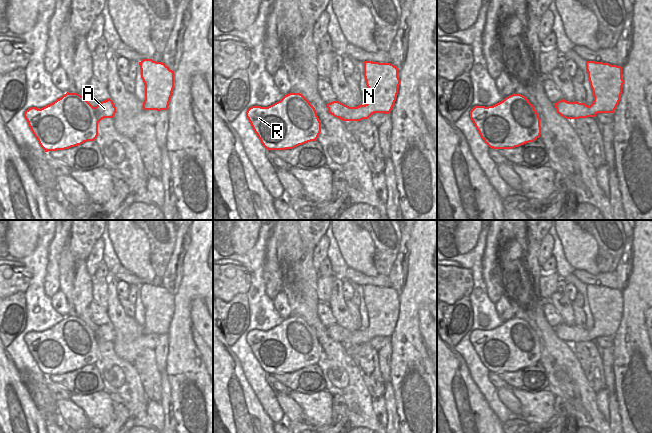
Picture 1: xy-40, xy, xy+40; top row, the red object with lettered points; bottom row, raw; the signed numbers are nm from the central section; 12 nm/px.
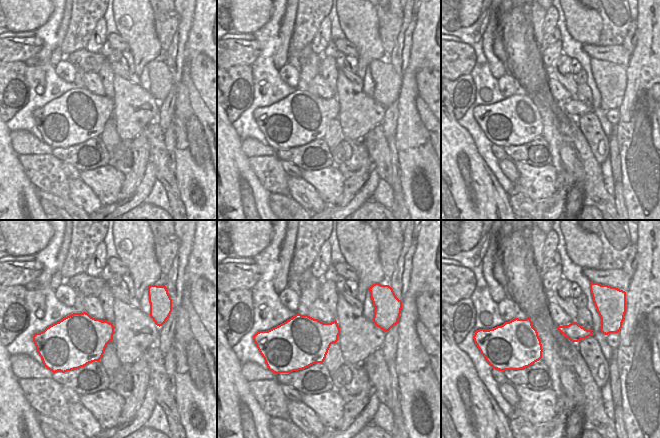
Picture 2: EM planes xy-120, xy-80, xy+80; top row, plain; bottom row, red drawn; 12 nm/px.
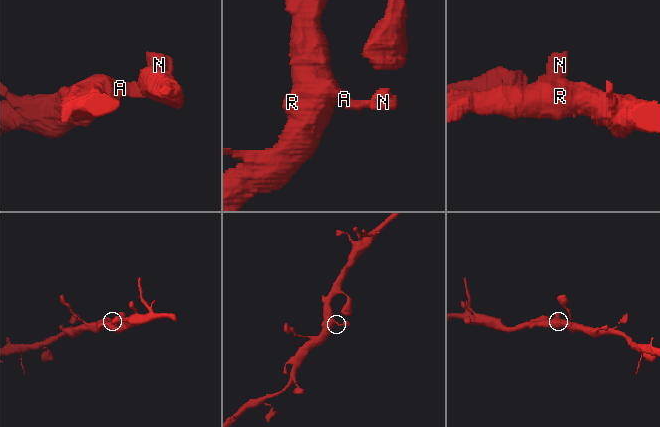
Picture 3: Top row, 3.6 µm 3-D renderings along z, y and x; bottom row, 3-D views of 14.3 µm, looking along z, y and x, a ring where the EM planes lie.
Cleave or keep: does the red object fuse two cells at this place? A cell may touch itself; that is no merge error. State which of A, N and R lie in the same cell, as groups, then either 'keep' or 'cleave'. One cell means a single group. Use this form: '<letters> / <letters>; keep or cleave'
A N R; keep

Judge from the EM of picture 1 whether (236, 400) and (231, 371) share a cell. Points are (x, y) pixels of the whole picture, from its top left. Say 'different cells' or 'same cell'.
same cell

